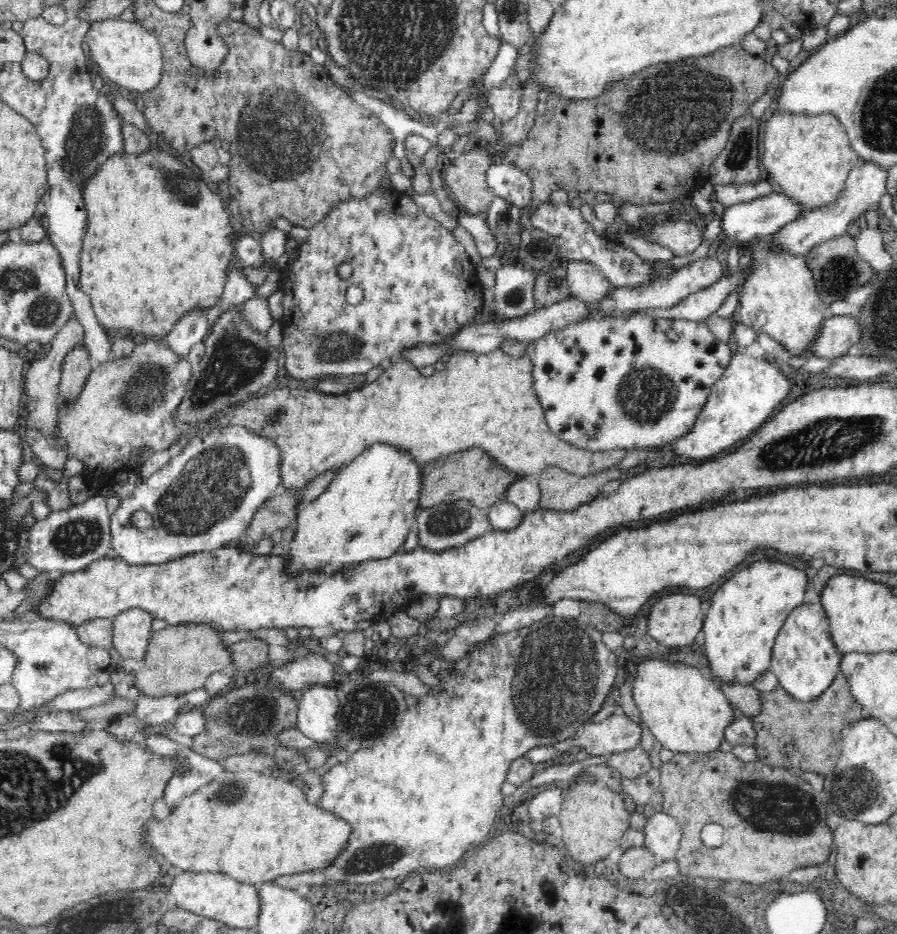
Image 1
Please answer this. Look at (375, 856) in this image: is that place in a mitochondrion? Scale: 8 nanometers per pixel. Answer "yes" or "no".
yes

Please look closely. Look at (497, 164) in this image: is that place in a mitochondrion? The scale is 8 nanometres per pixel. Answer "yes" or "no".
no

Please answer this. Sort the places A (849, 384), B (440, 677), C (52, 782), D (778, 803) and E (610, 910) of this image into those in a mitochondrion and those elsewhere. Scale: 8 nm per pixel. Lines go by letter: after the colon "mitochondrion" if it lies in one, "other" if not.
A: other
B: other
C: mitochondrion
D: mitochondrion
E: other

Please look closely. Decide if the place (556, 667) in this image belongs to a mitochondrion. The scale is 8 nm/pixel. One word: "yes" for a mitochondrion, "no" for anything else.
yes

